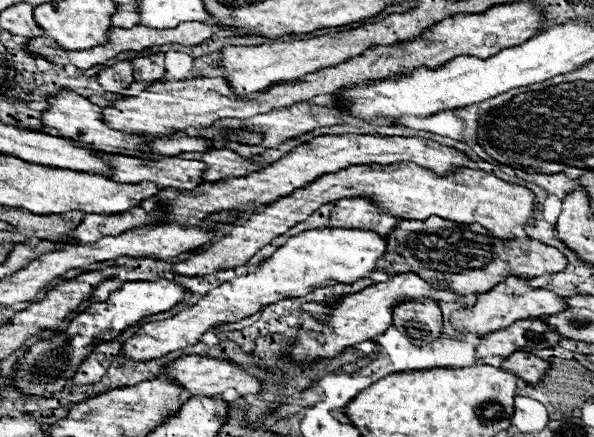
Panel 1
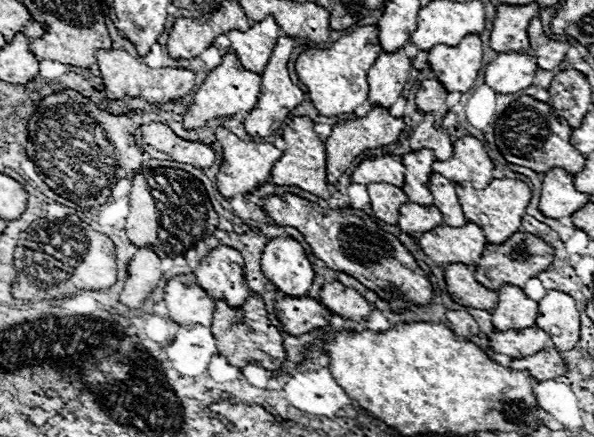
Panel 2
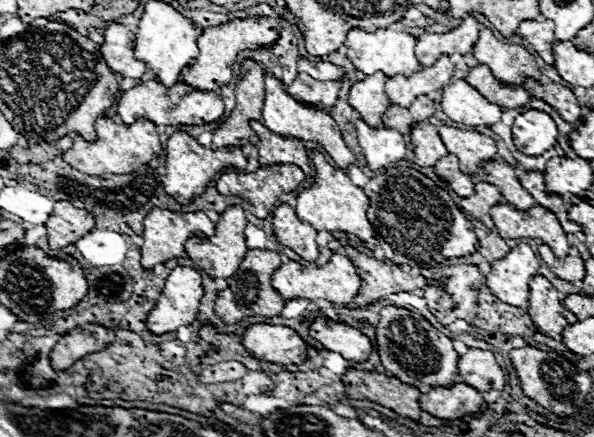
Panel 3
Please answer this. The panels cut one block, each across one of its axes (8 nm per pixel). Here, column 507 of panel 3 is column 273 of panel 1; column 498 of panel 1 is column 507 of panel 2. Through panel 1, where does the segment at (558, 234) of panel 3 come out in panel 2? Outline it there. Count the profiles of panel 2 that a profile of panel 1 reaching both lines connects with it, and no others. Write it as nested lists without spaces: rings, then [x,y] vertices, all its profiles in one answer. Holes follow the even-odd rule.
[[[510,178],[492,180],[484,190],[474,190],[470,182],[460,182],[456,184],[456,194],[460,198],[460,206],[464,210],[466,220],[480,226],[486,242],[490,244],[500,244],[518,230],[520,220],[526,214],[526,206],[530,202],[530,188],[524,182]]]

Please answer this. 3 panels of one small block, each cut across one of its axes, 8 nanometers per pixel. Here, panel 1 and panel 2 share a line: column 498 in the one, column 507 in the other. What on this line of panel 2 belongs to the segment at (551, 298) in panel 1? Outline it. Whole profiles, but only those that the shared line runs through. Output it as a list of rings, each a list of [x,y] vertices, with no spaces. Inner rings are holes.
[[[504,284],[498,290],[498,306],[490,314],[496,330],[534,328],[538,316],[538,302],[530,300],[520,288]]]

